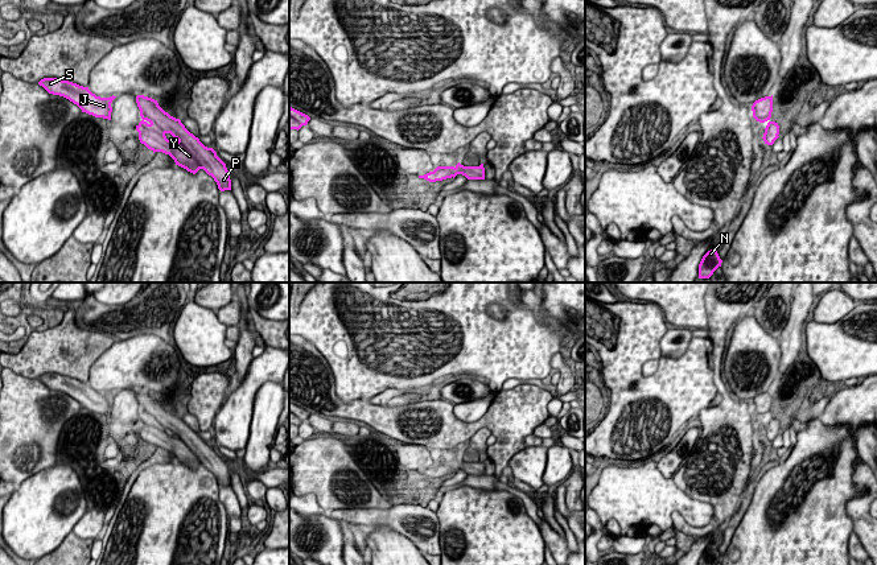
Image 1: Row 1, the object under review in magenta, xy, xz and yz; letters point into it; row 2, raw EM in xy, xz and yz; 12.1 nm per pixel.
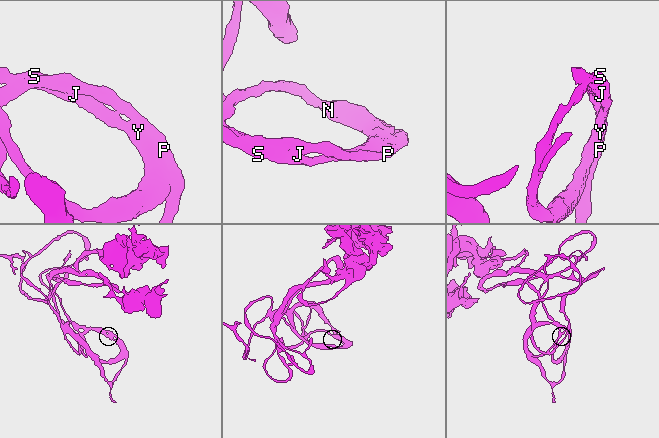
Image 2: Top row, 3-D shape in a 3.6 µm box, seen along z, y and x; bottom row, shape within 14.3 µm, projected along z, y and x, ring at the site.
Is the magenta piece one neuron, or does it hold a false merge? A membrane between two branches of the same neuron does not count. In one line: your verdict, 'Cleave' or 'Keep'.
Keep

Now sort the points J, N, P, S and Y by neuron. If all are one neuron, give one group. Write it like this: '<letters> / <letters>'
J N P S Y

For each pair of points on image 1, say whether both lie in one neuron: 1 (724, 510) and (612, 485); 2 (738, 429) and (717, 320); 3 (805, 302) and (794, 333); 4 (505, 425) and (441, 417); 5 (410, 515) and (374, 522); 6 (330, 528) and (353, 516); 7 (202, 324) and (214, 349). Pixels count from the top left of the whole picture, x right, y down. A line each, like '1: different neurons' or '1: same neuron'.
1: different neurons
2: same neuron
3: same neuron
4: same neuron
5: same neuron
6: different neurons
7: same neuron

